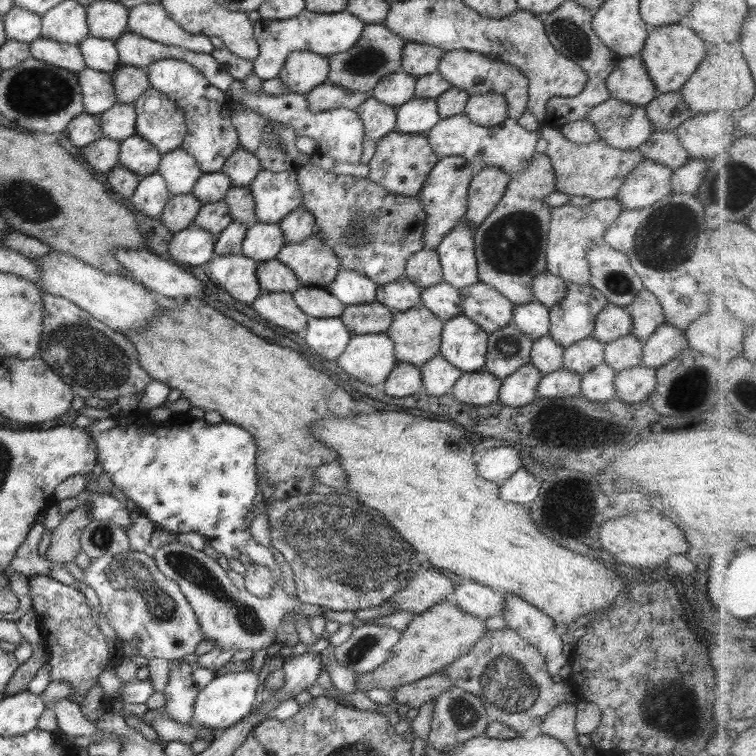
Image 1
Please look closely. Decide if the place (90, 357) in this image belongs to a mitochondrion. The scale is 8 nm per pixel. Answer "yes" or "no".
yes

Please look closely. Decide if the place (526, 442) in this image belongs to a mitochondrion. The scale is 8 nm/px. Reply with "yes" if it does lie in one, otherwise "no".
no

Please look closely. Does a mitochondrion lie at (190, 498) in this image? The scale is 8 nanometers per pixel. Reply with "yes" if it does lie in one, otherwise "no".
no

